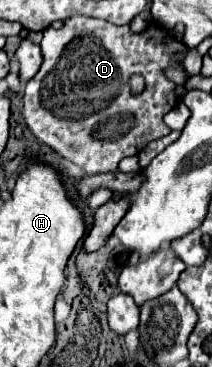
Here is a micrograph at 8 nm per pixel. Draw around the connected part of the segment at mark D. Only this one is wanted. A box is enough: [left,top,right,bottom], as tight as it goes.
[23,16,187,176]

